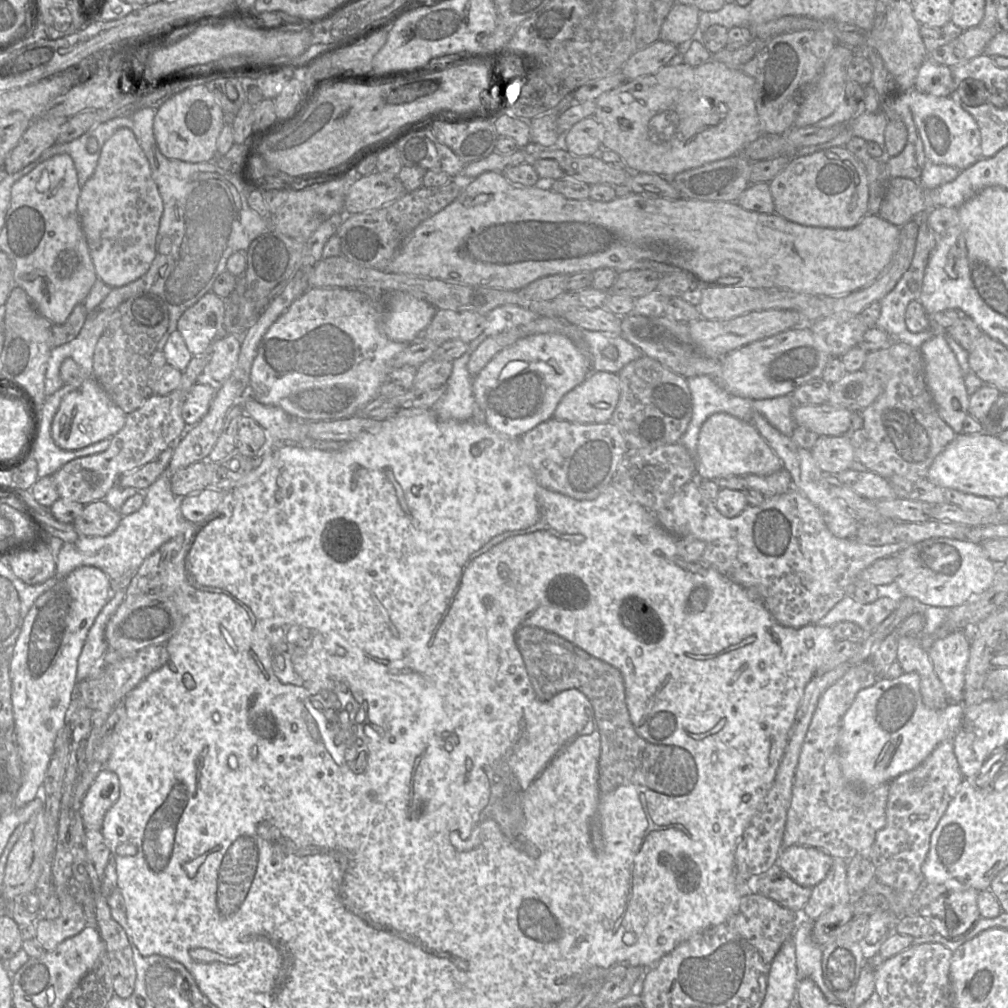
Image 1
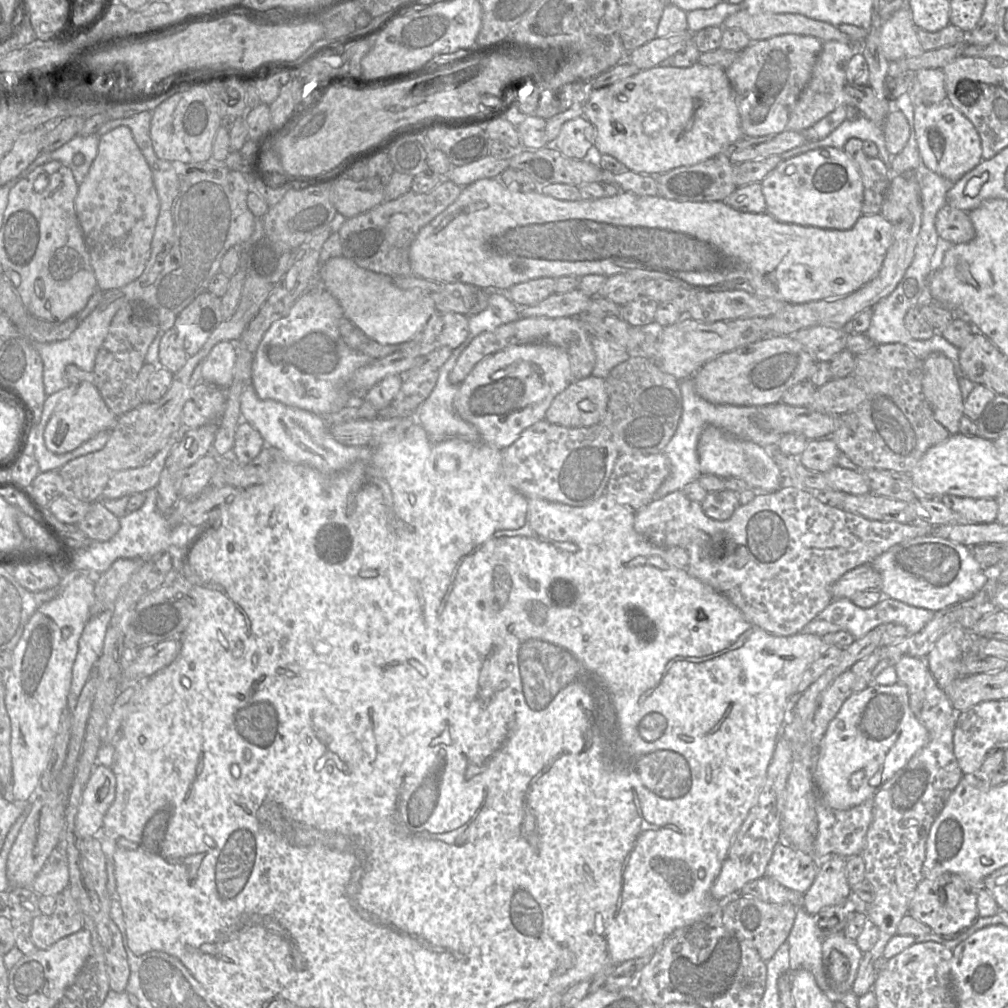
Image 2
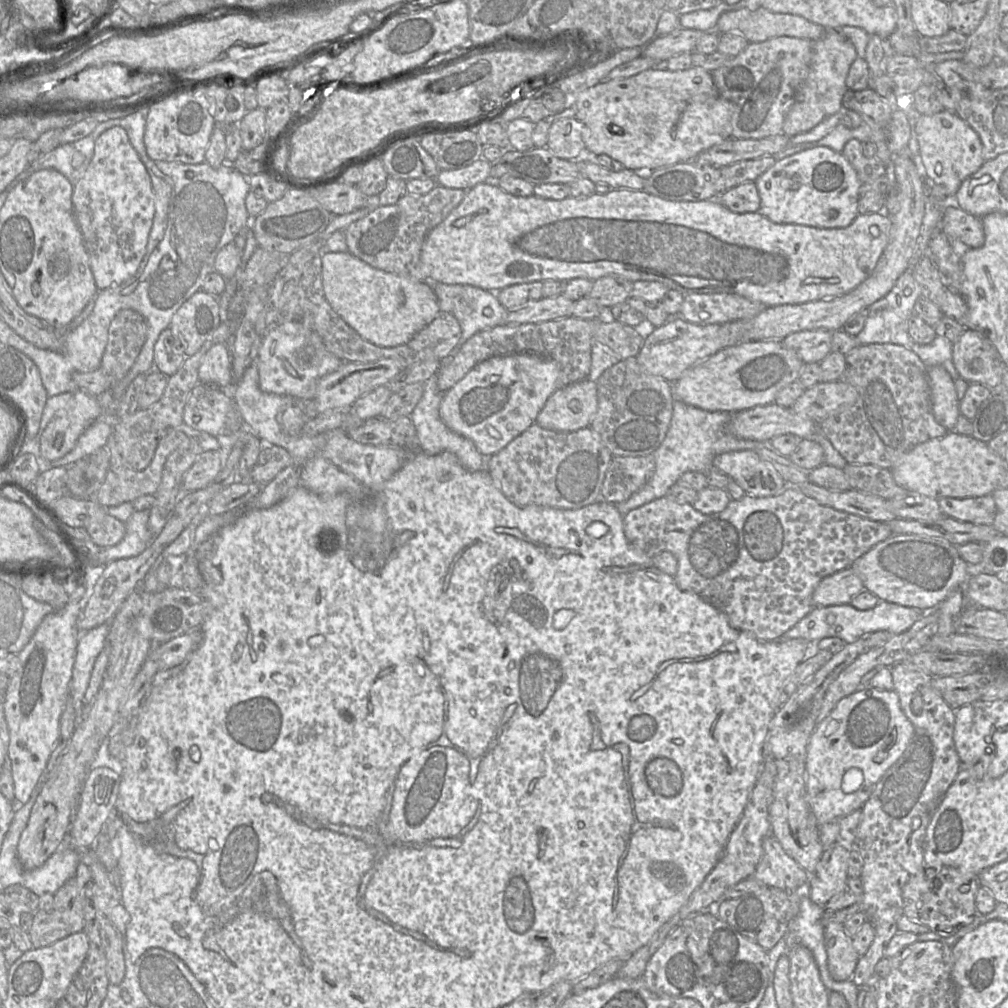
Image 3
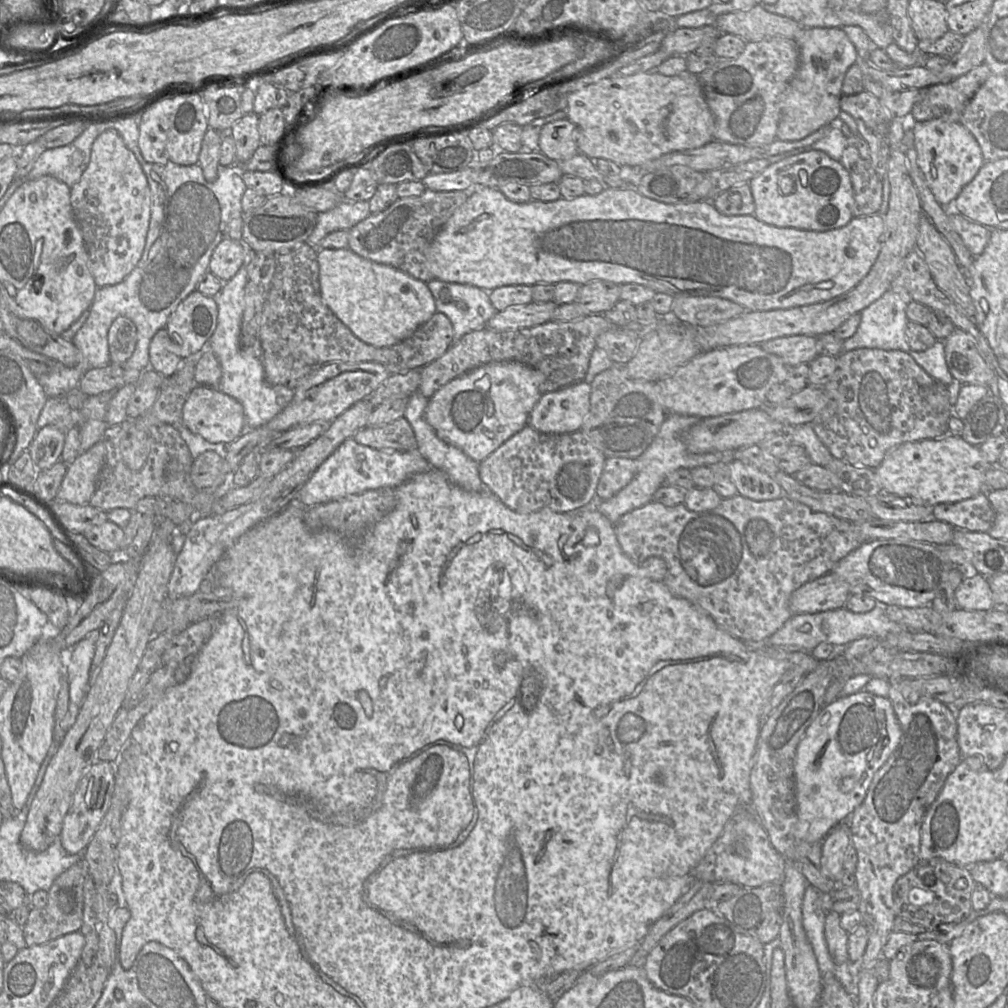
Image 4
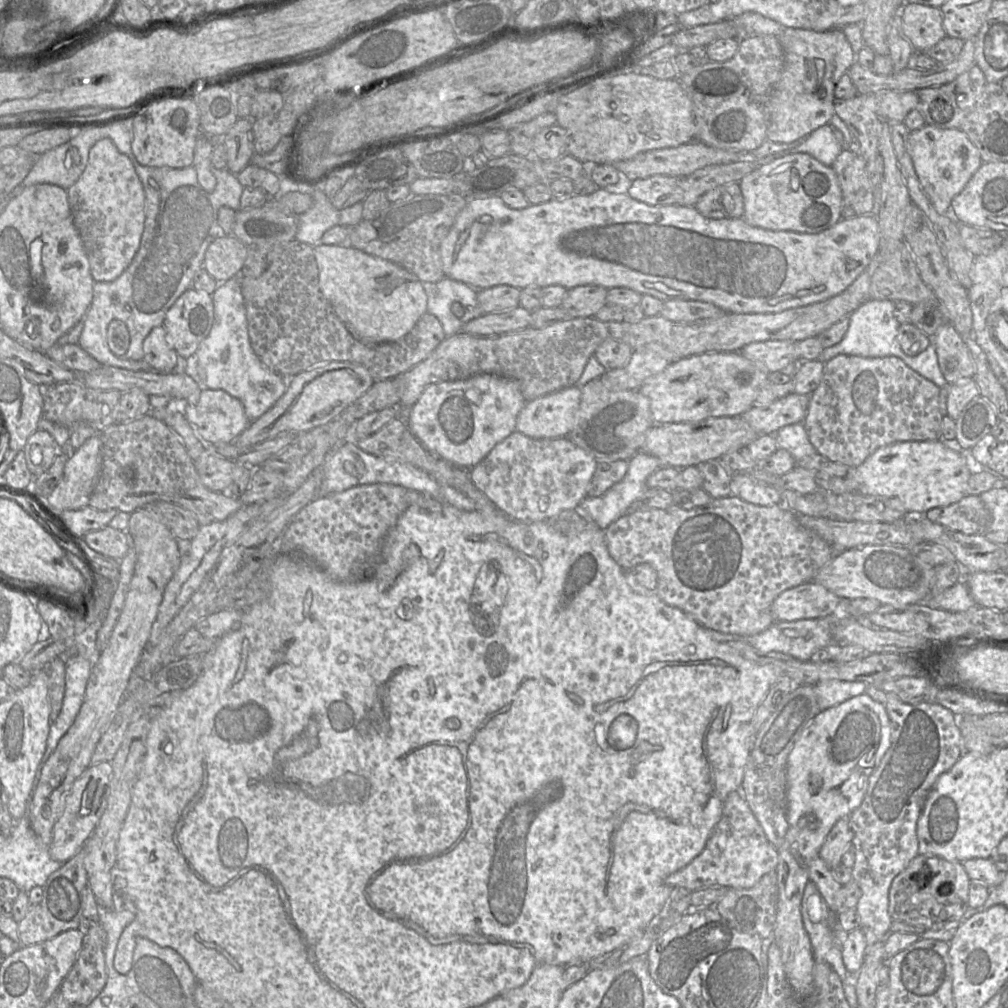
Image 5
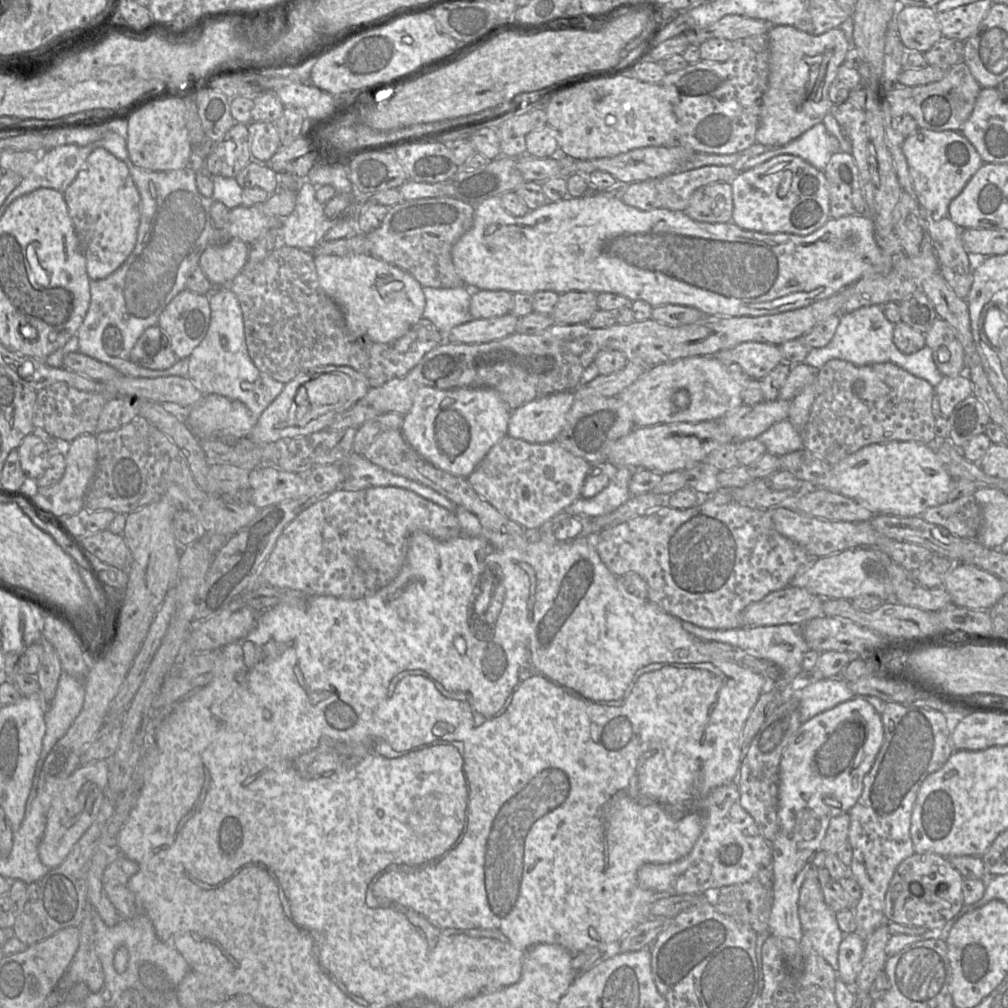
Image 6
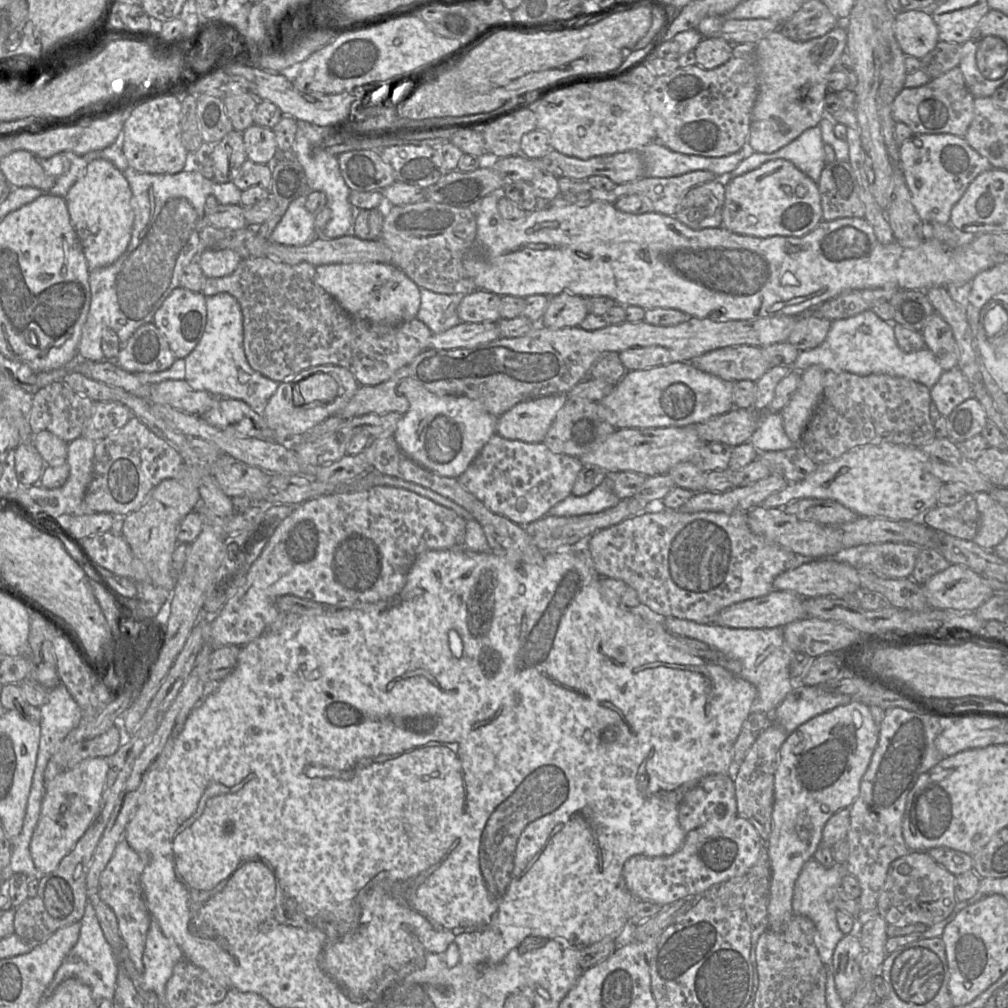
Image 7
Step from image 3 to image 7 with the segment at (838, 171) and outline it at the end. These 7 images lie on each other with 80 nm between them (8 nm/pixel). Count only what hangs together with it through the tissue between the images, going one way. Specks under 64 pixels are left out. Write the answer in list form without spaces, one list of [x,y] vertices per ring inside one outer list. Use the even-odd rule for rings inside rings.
[[[767,161],[748,173],[723,179],[725,203],[720,227],[730,232],[757,238],[802,237],[823,220],[818,184],[790,161]]]

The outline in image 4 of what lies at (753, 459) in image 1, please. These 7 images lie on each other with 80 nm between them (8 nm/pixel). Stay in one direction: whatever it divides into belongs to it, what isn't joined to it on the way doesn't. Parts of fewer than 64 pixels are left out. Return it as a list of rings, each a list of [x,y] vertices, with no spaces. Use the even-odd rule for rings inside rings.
[[[734,458],[727,462],[727,466],[739,495],[754,501],[783,497],[781,486],[767,473]]]

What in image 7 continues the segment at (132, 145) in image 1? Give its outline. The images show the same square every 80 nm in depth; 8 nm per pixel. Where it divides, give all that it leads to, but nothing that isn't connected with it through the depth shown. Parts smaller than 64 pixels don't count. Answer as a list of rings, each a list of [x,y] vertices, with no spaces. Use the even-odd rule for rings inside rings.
[[[95,159],[70,188],[65,202],[82,245],[89,271],[113,264],[127,249],[134,224],[130,185],[113,163]]]

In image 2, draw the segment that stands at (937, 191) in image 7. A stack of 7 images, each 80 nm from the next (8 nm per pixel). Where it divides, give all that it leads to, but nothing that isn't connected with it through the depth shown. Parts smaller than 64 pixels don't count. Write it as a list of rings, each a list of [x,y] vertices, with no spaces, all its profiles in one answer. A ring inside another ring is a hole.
[[[949,101],[914,107],[914,129],[919,155],[931,171],[955,183],[982,159],[981,141],[971,121]]]

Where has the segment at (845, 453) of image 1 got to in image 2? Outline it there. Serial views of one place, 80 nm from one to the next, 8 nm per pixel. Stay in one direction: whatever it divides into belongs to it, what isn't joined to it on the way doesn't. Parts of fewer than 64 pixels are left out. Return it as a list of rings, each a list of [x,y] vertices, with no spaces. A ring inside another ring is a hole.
[[[823,438],[810,440],[806,449],[797,458],[805,468],[825,473],[836,466],[840,453],[842,452],[831,438]]]

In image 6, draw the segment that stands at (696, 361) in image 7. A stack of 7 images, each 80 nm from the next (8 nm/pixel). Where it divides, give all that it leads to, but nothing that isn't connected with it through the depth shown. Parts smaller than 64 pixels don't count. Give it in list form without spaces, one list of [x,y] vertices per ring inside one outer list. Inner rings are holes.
[[[754,341],[743,342],[712,356],[728,366],[738,364],[751,379],[758,380],[783,362],[778,345]]]

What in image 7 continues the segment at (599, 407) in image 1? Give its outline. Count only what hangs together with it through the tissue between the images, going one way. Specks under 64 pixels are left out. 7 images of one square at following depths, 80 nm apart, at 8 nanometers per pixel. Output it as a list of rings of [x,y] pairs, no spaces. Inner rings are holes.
[[[556,394],[522,401],[498,417],[496,434],[510,440],[541,443],[567,399],[567,394]]]

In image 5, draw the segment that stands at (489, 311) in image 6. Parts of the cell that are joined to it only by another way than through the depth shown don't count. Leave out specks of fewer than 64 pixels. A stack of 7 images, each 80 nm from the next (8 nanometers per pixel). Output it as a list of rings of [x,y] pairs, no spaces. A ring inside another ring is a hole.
[[[499,285],[475,290],[478,292],[477,300],[482,314],[506,311],[519,306],[521,294],[519,288]]]

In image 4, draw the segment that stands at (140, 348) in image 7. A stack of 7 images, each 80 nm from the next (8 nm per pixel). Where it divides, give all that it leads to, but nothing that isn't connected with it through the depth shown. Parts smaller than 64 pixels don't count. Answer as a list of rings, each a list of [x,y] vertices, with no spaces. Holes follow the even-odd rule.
[[[159,329],[150,341],[149,367],[169,378],[176,373],[182,362],[183,359],[176,352],[167,329]]]

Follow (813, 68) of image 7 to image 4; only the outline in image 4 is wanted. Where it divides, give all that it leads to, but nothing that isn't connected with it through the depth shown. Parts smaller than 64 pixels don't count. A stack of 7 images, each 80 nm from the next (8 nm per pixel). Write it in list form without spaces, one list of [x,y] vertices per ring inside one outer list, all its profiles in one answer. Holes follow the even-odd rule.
[[[806,28],[793,38],[799,47],[799,66],[791,79],[781,107],[776,139],[797,141],[834,121],[841,111],[842,84],[849,67],[857,62],[857,52],[842,28]]]

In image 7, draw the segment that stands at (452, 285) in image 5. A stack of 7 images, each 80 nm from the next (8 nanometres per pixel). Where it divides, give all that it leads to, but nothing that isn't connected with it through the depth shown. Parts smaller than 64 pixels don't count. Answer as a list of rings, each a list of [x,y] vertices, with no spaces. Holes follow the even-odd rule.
[[[420,287],[421,304],[416,318],[425,323],[433,334],[447,331],[461,323],[458,316],[458,306],[464,294],[442,294]]]

